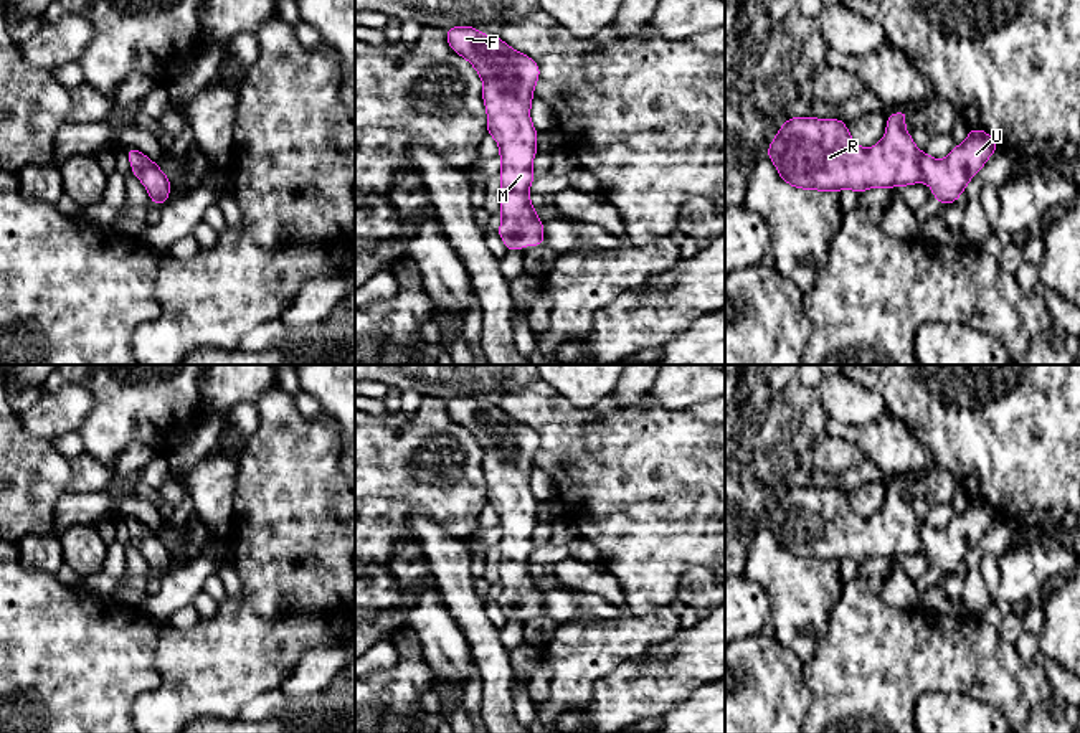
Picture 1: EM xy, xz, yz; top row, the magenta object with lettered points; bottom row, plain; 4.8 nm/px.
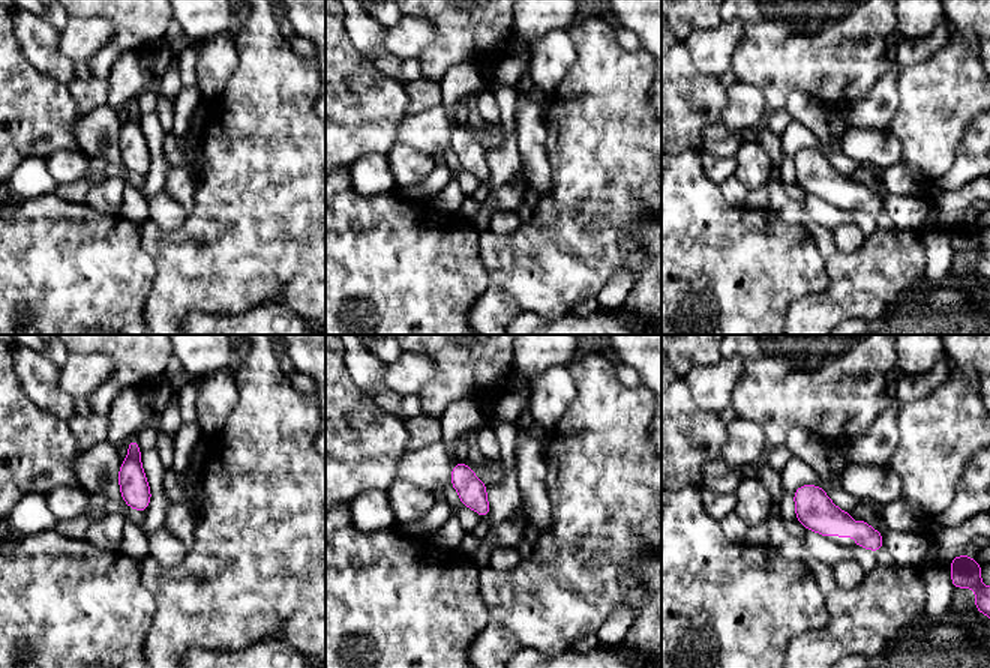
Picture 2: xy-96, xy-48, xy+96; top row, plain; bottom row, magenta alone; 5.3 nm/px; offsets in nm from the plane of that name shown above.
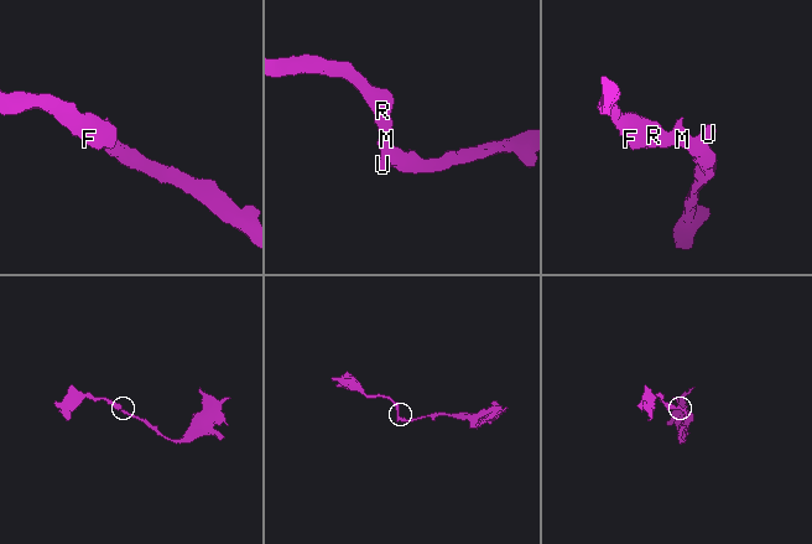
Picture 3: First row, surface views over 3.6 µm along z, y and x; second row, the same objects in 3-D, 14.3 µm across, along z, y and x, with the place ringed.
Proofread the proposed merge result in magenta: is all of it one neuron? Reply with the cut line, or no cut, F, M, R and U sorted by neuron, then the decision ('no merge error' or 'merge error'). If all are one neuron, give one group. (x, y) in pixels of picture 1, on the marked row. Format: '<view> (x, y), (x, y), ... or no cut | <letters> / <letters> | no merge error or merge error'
no cut | F M R U | no merge error

